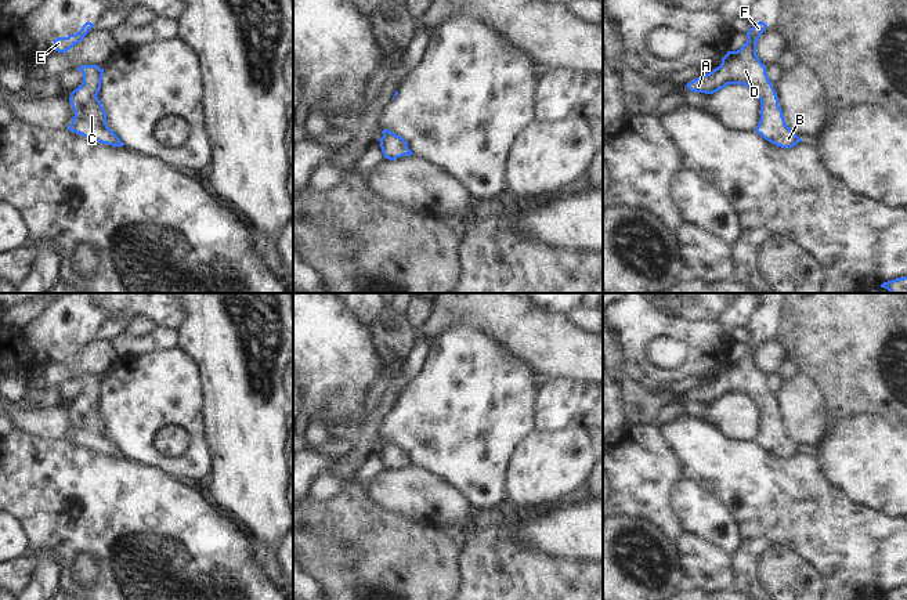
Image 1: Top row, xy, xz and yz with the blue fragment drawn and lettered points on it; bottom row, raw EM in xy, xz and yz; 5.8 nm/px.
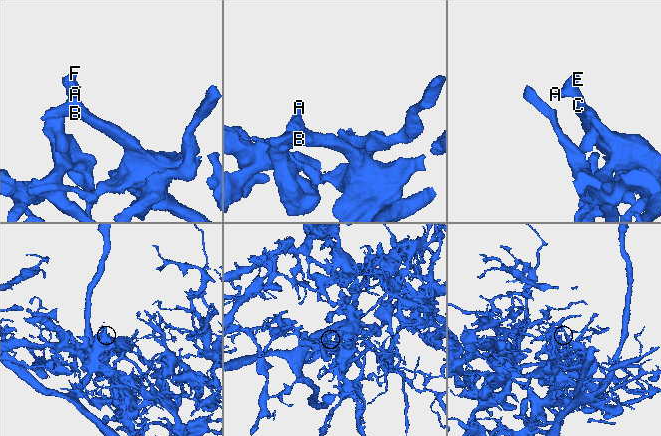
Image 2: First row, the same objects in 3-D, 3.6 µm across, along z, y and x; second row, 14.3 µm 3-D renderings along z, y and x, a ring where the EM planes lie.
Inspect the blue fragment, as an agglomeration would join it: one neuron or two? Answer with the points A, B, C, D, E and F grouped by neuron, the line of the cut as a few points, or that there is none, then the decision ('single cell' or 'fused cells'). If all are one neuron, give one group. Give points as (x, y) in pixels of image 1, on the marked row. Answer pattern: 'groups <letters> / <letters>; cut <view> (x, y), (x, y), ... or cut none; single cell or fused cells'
groups A B C D E F; cut none; single cell

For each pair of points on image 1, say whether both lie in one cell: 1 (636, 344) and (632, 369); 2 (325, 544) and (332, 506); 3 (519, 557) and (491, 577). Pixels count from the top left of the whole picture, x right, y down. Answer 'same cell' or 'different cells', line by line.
1: different cells
2: different cells
3: same cell

